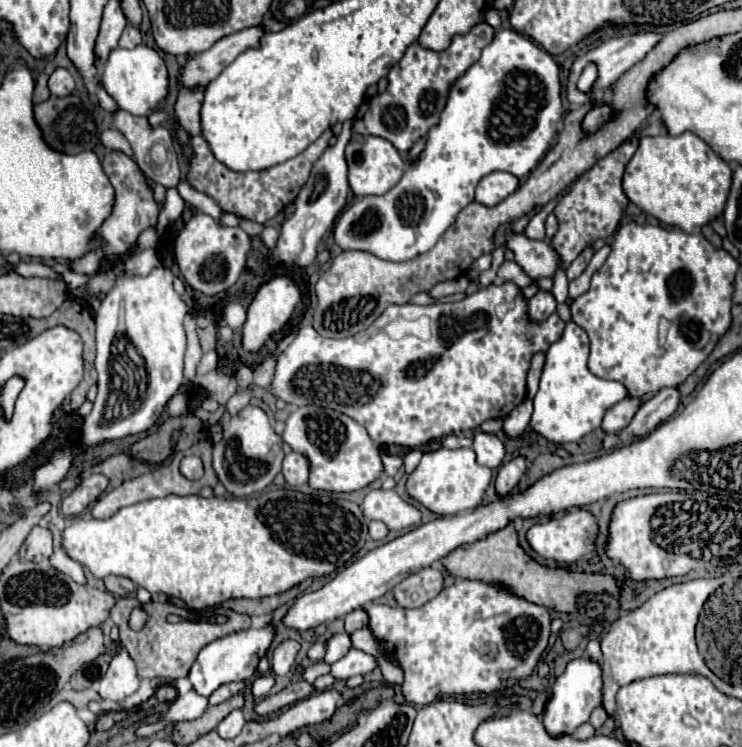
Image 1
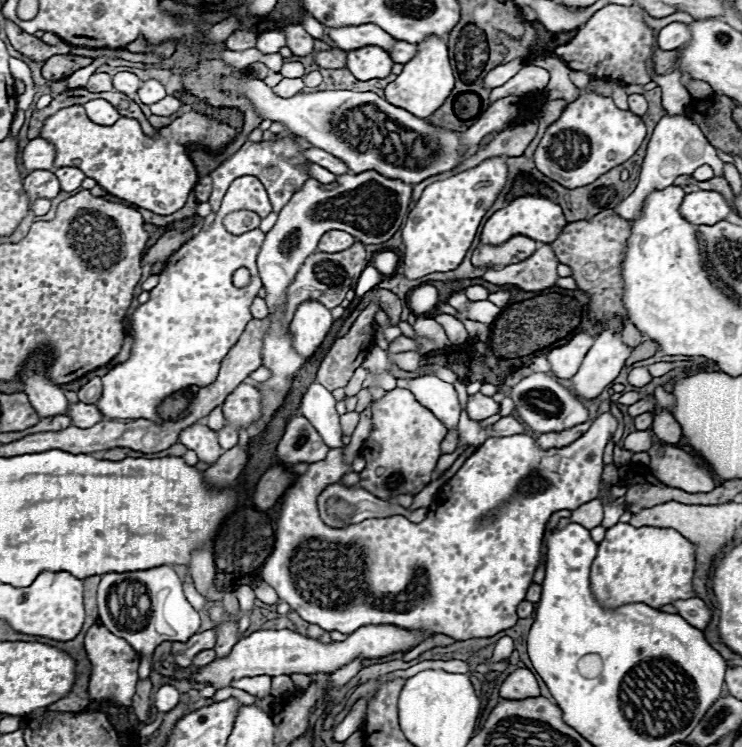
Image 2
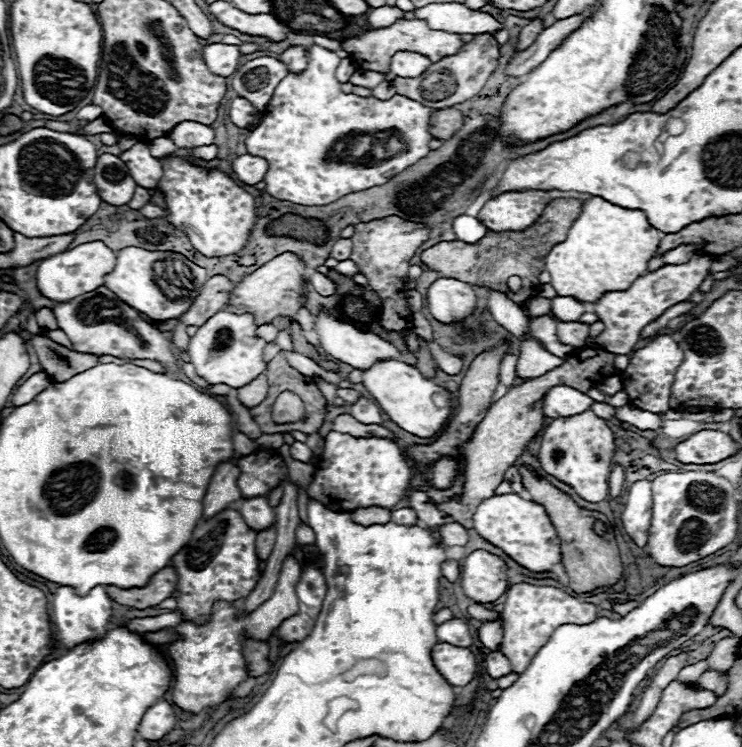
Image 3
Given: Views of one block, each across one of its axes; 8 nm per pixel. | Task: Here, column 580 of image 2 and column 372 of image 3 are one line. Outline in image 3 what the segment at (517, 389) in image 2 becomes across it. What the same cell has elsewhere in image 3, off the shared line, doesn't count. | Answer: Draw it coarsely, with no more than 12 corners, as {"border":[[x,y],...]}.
{"border":[[364,396],[350,406],[362,424],[380,424],[380,408]]}

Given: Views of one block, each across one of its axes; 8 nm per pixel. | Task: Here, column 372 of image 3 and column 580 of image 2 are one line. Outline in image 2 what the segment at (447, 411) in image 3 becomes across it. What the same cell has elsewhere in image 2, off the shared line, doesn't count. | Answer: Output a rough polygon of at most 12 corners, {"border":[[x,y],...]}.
{"border":[[604,330],[594,340],[572,392],[598,398],[620,374],[630,346]]}

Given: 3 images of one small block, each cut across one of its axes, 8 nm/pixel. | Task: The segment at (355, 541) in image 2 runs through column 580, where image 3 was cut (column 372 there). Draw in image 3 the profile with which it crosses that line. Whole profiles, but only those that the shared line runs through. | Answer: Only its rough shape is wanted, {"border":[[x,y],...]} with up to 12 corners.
{"border":[[331,431],[308,488],[334,512],[392,508],[414,466],[394,440]]}

